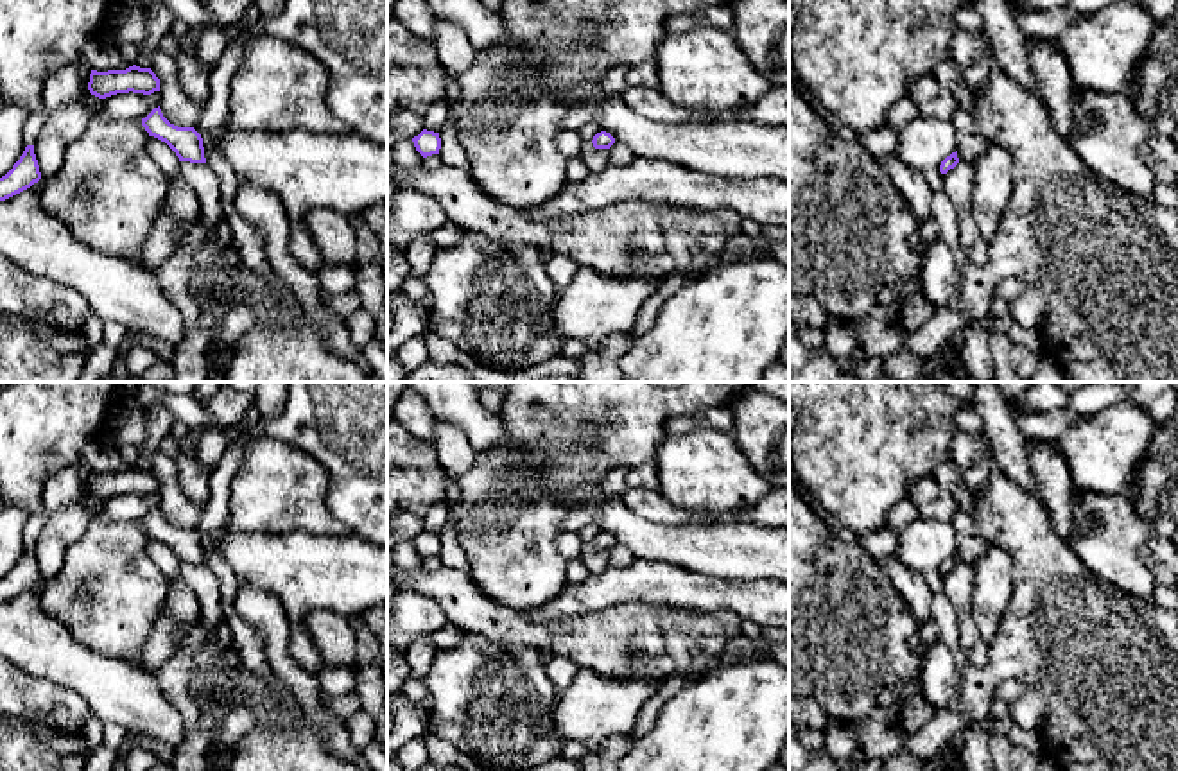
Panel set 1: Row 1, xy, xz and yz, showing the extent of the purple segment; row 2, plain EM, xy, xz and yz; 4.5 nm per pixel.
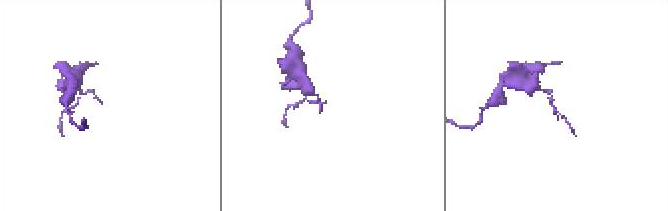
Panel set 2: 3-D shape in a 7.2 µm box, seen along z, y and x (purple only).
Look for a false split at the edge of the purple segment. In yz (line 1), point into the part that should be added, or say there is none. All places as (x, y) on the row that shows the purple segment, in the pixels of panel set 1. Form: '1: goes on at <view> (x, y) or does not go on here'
1: does not go on here

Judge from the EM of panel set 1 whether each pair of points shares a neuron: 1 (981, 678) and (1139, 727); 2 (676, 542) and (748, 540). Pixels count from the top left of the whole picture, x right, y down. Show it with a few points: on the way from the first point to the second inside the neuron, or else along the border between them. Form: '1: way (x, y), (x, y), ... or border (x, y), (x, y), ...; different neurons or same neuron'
1: way (1021, 669), (1082, 669), (1100, 687); same neuron
2: way (694, 542), (730, 542); same neuron

